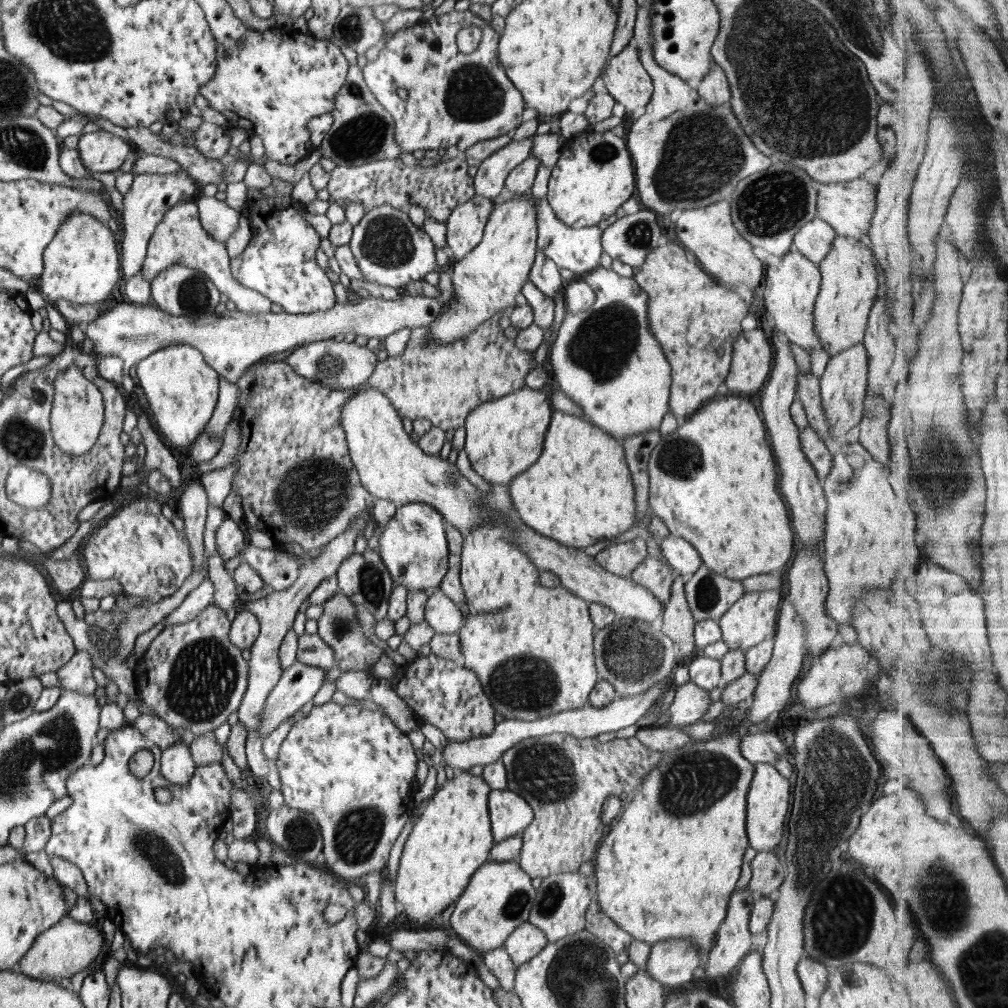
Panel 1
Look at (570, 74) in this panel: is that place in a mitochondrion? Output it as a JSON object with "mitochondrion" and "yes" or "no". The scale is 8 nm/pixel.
{"mitochondrion":"no"}

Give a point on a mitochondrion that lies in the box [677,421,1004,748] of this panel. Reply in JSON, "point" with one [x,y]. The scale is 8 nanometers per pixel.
{"point":[945,682]}

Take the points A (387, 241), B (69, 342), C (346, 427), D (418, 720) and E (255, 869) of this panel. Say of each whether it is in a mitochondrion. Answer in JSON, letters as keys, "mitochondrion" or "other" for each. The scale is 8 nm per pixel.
{"A":"mitochondrion","B":"other","C":"other","D":"other","E":"other"}

